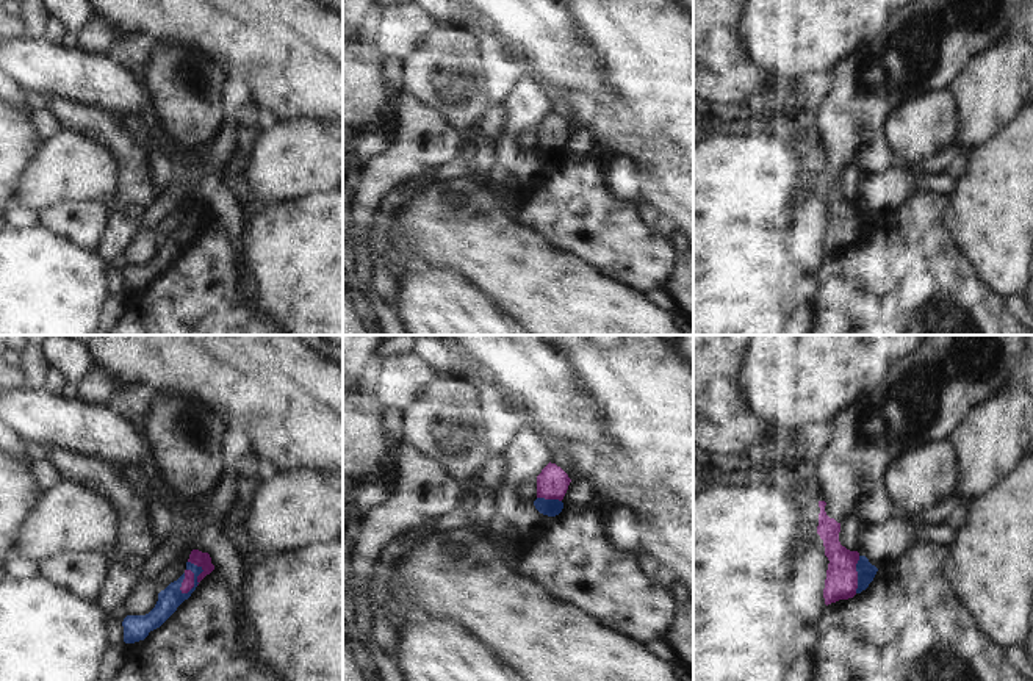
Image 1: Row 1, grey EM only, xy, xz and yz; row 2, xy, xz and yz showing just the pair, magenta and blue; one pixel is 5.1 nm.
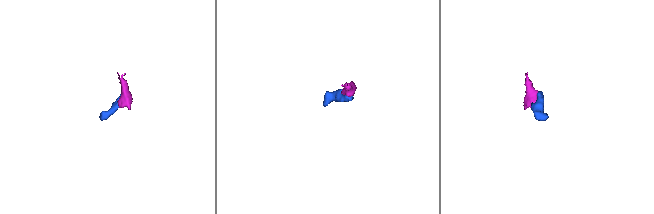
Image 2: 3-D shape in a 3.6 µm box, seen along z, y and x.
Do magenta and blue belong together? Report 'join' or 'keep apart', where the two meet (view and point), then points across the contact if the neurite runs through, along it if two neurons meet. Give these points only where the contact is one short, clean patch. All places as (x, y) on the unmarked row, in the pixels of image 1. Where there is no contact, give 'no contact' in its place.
join; meets magenta in xy at (197, 230); runs through xy (188, 232), (197, 230), (169, 248)

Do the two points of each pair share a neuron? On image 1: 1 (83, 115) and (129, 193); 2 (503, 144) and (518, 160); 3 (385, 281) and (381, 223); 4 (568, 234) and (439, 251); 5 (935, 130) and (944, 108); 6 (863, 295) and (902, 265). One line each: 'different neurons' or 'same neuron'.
1: same neuron
2: same neuron
3: same neuron
4: different neurons
5: same neuron
6: same neuron

